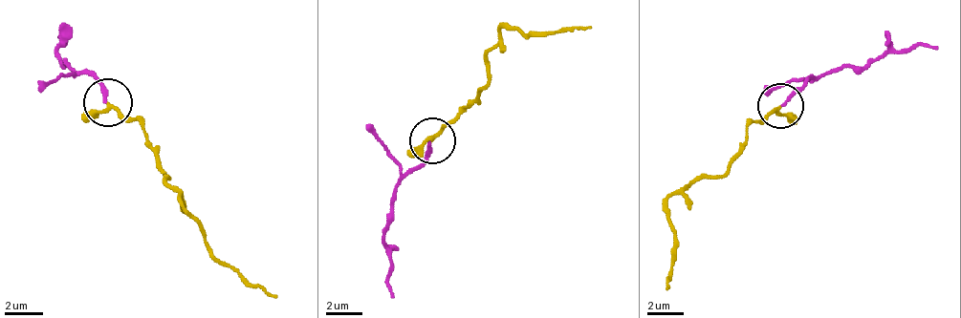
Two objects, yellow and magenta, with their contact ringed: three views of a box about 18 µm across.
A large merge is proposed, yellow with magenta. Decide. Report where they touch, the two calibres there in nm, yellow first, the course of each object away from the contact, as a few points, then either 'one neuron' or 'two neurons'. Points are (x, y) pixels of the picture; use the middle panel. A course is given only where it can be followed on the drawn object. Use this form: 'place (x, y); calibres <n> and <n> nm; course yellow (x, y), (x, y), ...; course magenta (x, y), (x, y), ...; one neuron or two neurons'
place (432, 140); calibres 170 and 190 nm; course yellow (433, 139), (488, 80), (488, 53), (501, 26), (524, 35), (593, 26); course magenta (428, 139), (420, 162), (402, 180), (383, 235), (392, 299); one neuron

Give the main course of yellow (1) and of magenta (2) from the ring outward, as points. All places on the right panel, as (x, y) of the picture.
1: (779, 104), (748, 127), (743, 150), (720, 177), (693, 177), (666, 200), (675, 241), (666, 290)
2: (779, 104), (802, 81), (921, 45), (939, 50)

